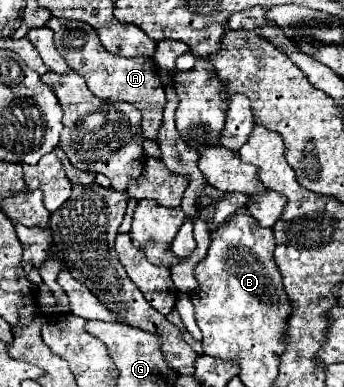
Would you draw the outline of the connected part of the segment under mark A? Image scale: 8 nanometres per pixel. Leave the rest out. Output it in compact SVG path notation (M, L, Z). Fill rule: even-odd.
M50 18L48 26L54 30L58 52L66 58L68 66L74 72L86 78L86 84L92 90L92 94L98 98L116 98L116 100L132 102L142 112L144 136L156 140L158 128L162 124L162 110L166 104L166 96L164 96L164 86L158 80L154 60L148 56L138 56L138 58L112 56L110 52L106 52L106 48L102 48L94 28L82 22Z

